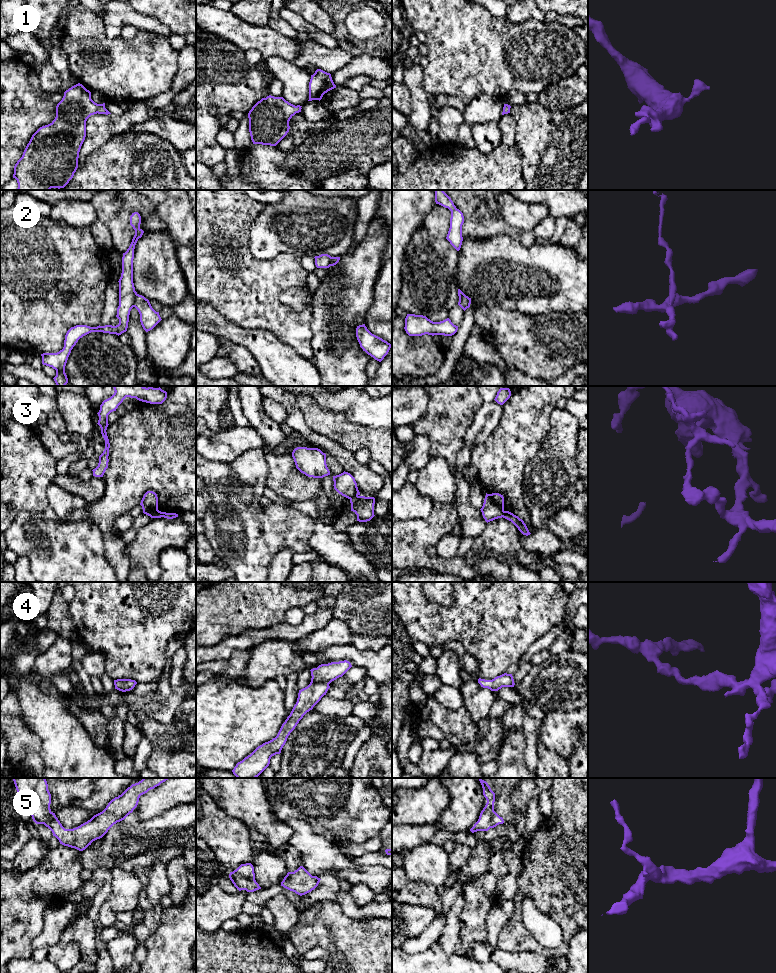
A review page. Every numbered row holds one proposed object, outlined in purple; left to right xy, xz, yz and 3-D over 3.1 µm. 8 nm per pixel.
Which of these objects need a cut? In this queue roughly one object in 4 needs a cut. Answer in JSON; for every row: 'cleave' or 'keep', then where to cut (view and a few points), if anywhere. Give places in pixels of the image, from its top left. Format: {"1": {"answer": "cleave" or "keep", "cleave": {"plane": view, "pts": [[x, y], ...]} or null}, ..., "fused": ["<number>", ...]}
{"1": {"answer": "keep", "cleave": null}, "2": {"answer": "cleave", "cleave": {"plane": "xy", "pts": [[137, 294], [133, 306]]}}, "3": {"answer": "cleave", "cleave": {"plane": "xz", "pts": [[357, 495], [350, 499]]}}, "4": {"answer": "keep", "cleave": null}, "5": {"answer": "keep", "cleave": null}, "fused": ["2", "3"]}

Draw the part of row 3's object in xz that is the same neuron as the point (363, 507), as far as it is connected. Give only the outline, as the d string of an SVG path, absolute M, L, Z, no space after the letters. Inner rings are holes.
M355 496L350 499L351 511L357 515L357 521L370 521L374 515L374 497Z

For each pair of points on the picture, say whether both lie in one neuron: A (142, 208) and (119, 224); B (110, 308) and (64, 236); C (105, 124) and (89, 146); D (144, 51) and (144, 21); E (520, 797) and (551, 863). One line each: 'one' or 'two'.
A: one
B: two
C: one
D: two
E: two

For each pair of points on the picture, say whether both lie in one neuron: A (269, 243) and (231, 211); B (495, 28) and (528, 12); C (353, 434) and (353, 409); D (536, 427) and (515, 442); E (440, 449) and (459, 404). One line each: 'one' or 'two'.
A: two
B: two
C: two
D: one
E: one

